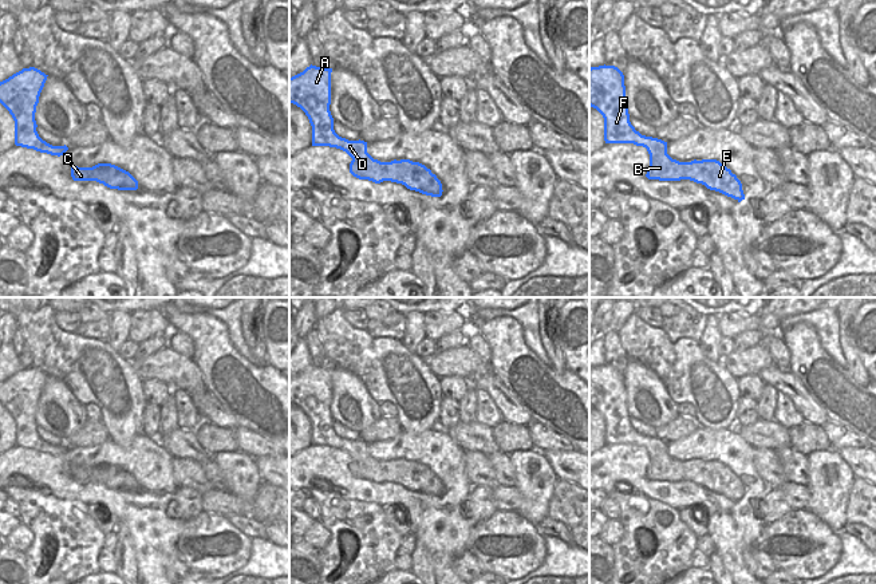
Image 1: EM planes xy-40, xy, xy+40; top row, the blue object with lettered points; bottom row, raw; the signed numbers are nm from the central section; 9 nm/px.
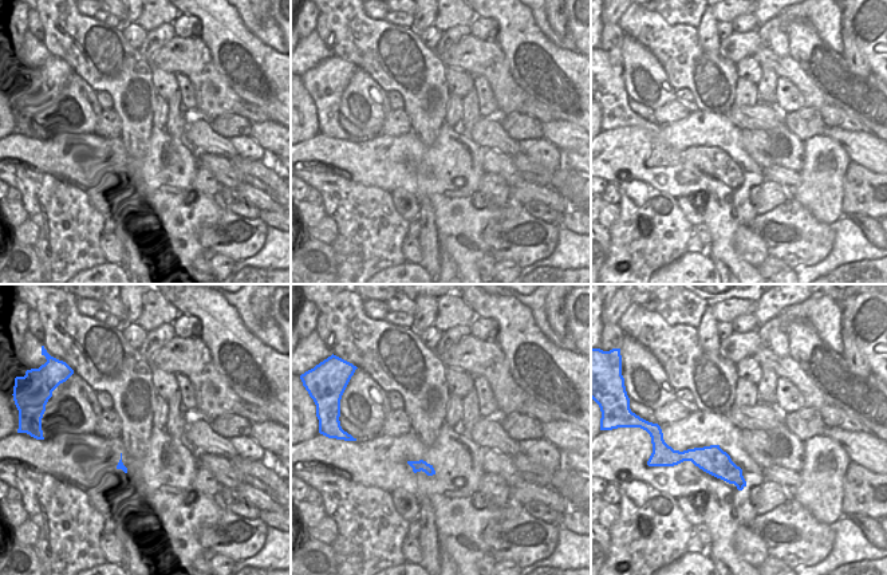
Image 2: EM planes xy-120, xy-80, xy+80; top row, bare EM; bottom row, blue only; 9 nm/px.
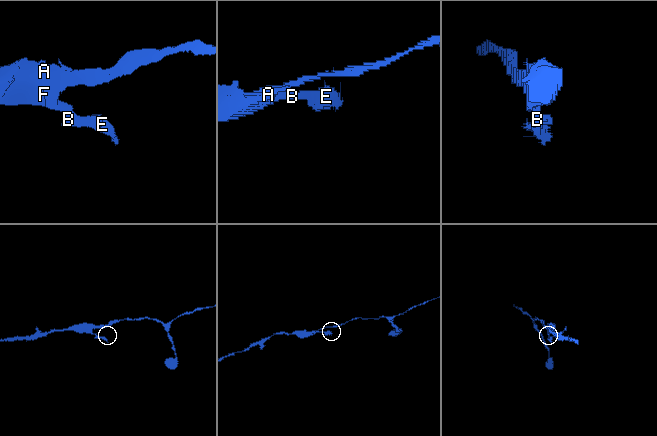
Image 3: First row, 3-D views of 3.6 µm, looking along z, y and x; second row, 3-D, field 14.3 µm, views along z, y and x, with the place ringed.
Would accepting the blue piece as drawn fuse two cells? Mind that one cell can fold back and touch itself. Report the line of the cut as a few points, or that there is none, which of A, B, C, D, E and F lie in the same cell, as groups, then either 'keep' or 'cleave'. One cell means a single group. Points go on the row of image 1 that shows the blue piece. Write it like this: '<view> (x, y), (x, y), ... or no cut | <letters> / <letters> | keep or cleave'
xy+40 (666, 152), (659, 152), (650, 160) | A D F / B C E | cleave

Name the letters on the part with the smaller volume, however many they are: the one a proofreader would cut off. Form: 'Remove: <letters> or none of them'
Remove: B, C, E

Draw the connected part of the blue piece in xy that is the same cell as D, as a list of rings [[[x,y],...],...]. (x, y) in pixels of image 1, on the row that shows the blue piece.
[[[307,67],[289,78],[289,103],[300,107],[312,126],[312,146],[330,146],[346,151],[352,159],[359,151],[367,151],[367,142],[348,141],[334,130],[331,104],[332,68]]]

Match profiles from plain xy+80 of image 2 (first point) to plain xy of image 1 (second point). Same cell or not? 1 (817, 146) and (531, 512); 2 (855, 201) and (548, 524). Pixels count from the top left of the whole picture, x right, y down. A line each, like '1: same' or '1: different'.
1: same
2: different

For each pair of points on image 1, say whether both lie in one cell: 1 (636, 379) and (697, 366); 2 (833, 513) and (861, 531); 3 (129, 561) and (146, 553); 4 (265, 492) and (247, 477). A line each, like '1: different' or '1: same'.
1: different
2: different
3: different
4: different

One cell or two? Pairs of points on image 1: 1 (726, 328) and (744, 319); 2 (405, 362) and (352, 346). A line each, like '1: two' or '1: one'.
1: one
2: one

